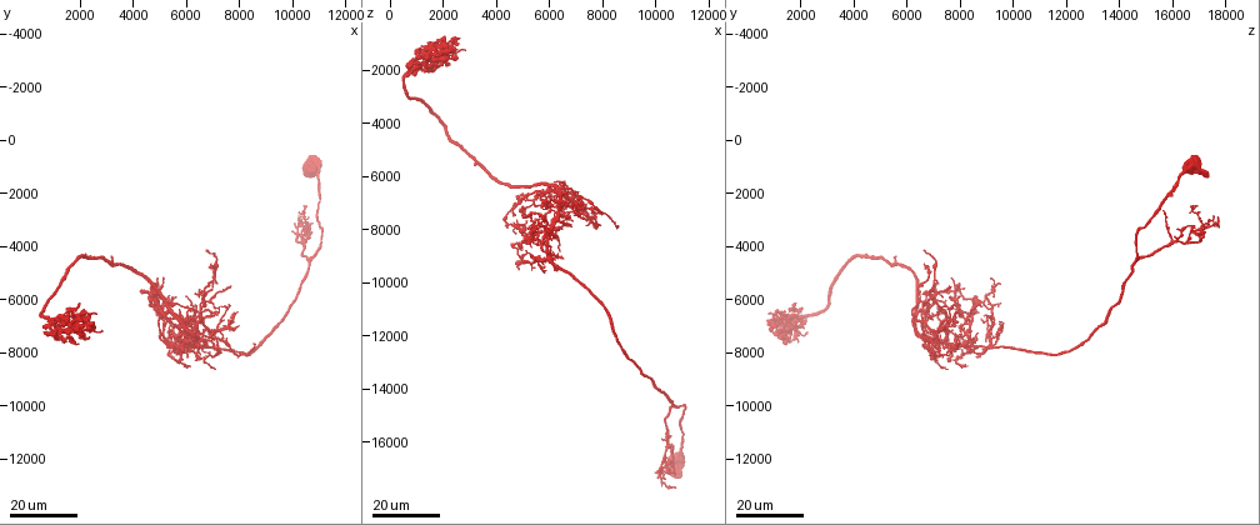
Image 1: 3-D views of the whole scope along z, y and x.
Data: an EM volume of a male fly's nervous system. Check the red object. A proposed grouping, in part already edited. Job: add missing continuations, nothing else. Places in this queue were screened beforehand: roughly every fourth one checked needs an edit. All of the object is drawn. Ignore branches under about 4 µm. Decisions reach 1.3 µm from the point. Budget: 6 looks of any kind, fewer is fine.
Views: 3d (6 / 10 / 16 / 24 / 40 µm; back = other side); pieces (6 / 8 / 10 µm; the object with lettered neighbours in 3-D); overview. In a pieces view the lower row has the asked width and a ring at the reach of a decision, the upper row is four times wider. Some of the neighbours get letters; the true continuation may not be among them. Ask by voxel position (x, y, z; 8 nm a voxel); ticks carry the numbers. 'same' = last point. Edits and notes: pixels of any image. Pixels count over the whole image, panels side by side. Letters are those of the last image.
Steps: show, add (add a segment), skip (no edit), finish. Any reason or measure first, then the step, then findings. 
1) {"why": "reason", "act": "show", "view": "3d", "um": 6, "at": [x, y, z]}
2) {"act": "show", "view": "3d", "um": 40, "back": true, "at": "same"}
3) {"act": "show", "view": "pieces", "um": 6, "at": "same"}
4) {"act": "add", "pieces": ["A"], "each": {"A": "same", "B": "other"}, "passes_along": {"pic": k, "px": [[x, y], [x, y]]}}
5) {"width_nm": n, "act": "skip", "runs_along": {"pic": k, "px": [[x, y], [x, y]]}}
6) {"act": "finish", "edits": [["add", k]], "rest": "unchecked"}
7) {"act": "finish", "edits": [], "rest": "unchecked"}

{"why": "an open end", "act": "show", "view": "3d", "um": 16, "at": [5400, 7300, 7000]}

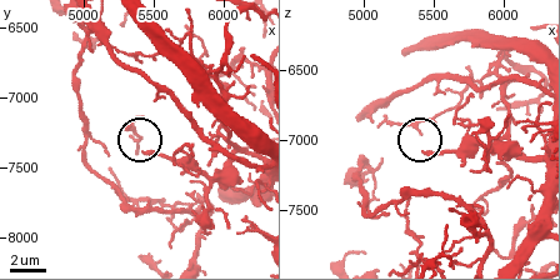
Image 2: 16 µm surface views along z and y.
{"why": "see the neighbours", "act": "show", "view": "pieces", "um": 6, "at": [5440, 7420, 7100]}

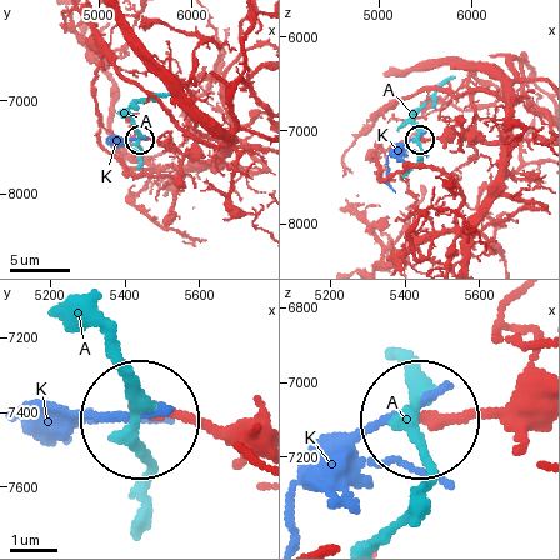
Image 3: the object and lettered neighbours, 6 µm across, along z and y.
{"act": "skip", "each": {"A": "other", "K": "other"}, "runs_along": {"pic": 3, "px": [[528, 408], [424, 419]]}, "found": "none of them fits"}

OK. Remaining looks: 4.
{"why": "free end", "act": "show", "view": "3d", "um": 16, "at": [7100, 6400, 6600]}

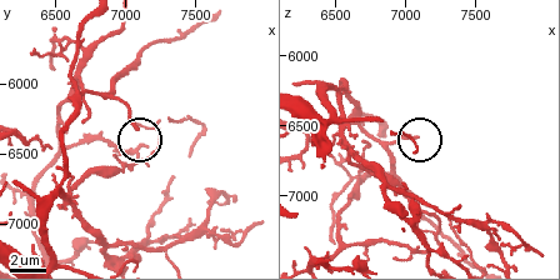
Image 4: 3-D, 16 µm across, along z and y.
{"act": "show", "view": "pieces", "um": 8, "at": [7080, 6300, 6580]}

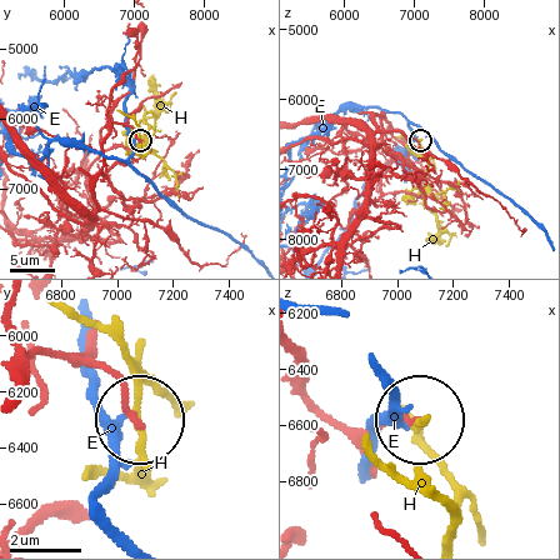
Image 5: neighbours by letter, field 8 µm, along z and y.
{"act": "skip", "each": {"E": "other", "H": "other"}, "runs_along": {"pic": 5, "px": [[21, 378], [48, 350], [93, 363], [135, 419]]}, "found": "no lettered segment goes on from it"}

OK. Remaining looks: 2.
{"why": "tapers out", "act": "show", "view": "3d", "um": 16, "at": [6100, 6700, 6100]}

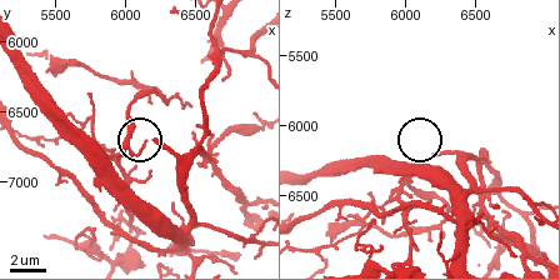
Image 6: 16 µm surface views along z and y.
{"act": "show", "view": "pieces", "um": 6, "at": [6220, 6700, 6200]}

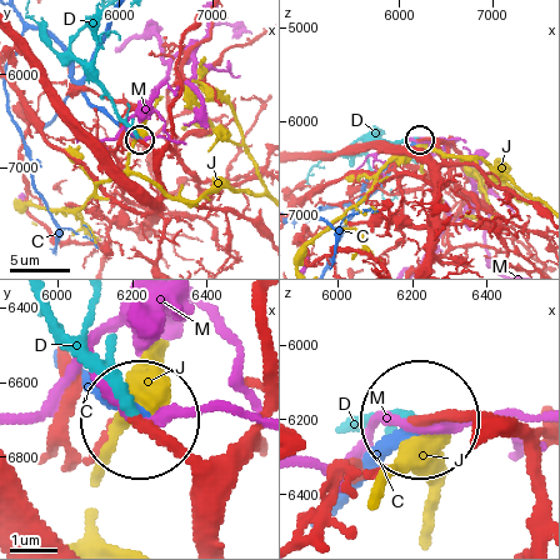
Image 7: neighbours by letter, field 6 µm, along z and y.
{"width_nm": 190, "act": "add", "pieces": ["D"], "each": {"C": "other", "D": "same", "J": "other", "M": "other"}, "passes_along": {"pic": 7, "px": [[208, 536], [195, 476], [53, 310]]}, "found": "the neuron continues"}

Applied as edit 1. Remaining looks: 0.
{"act": "finish", "edits": [["add", 7]], "rest": "unchecked"}

